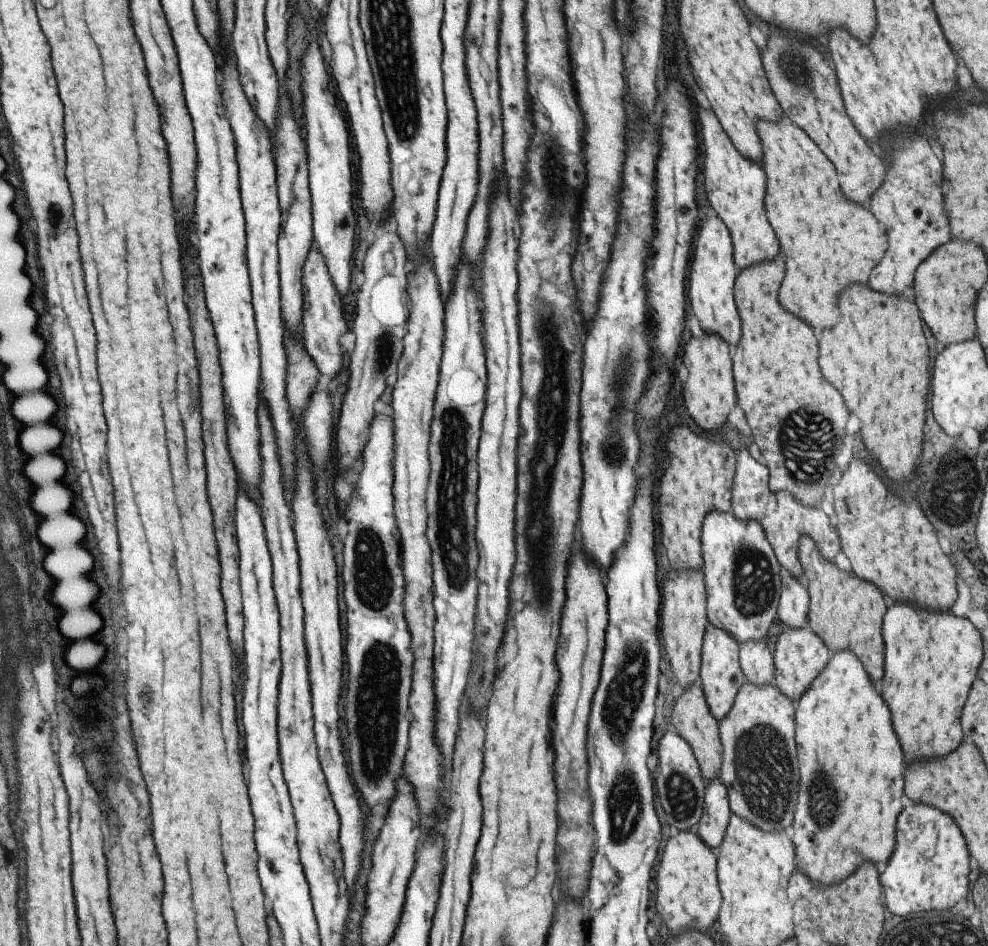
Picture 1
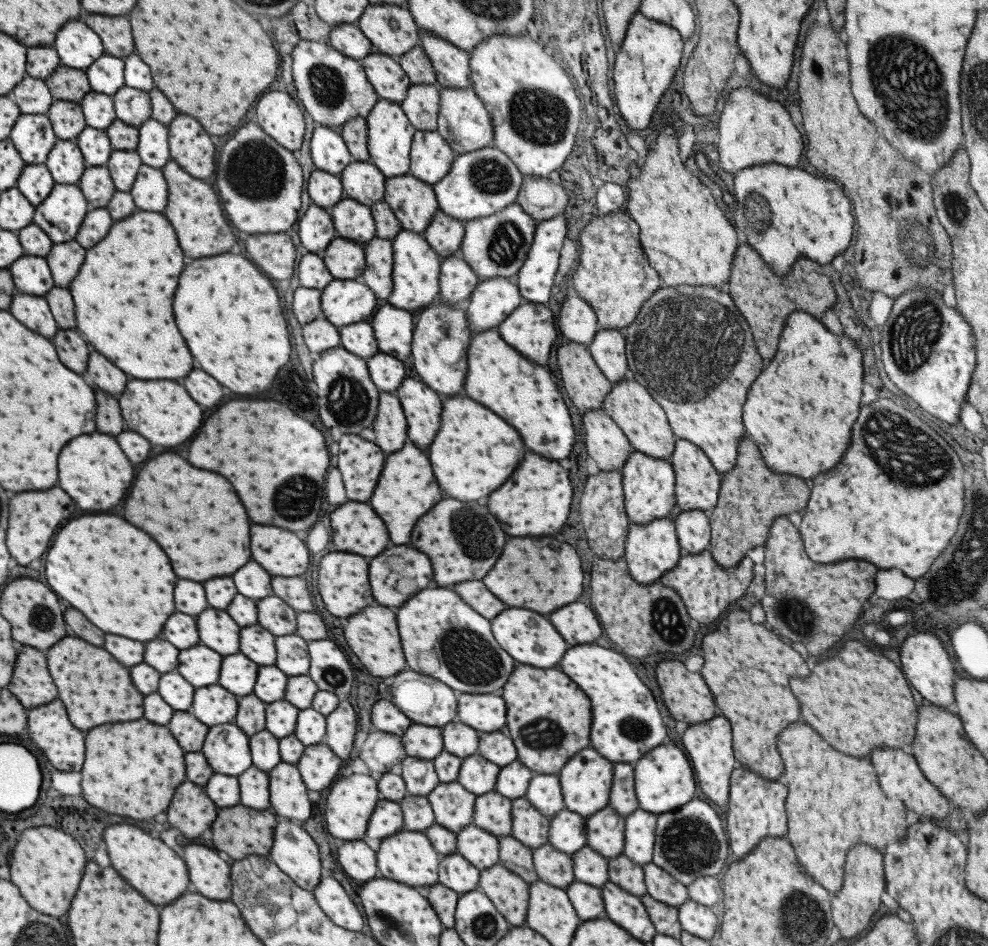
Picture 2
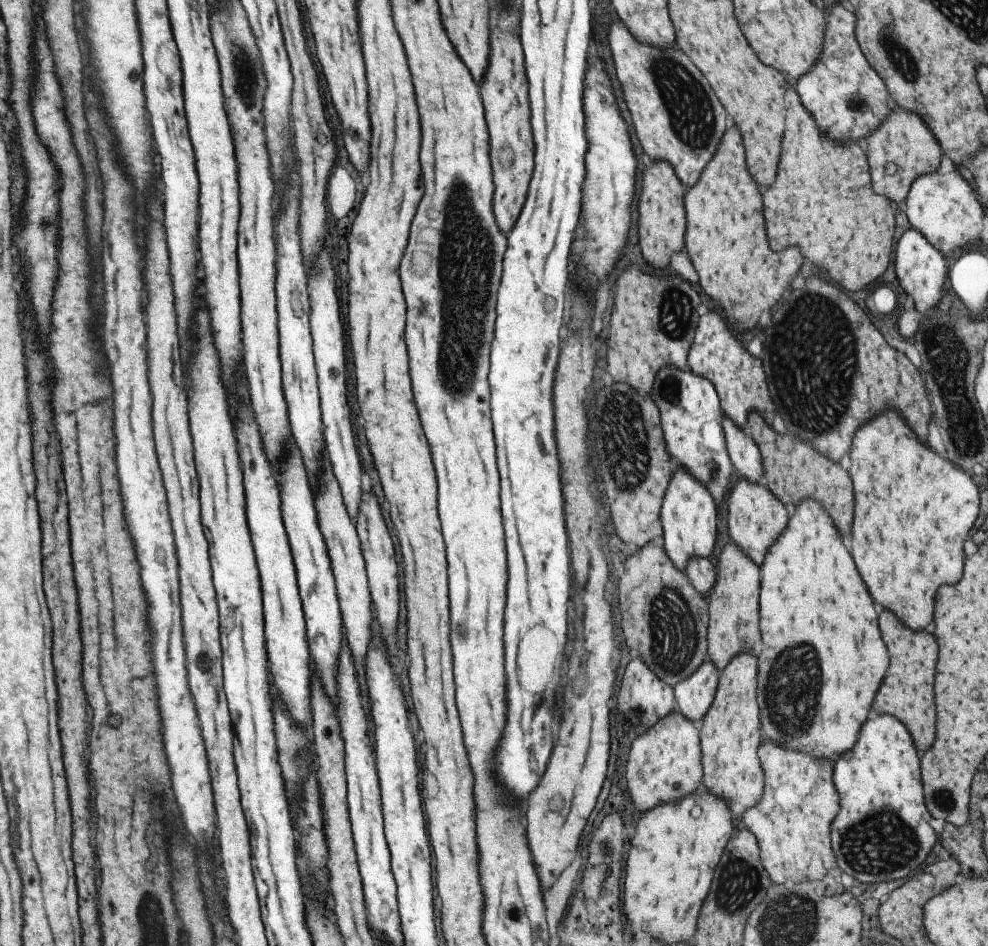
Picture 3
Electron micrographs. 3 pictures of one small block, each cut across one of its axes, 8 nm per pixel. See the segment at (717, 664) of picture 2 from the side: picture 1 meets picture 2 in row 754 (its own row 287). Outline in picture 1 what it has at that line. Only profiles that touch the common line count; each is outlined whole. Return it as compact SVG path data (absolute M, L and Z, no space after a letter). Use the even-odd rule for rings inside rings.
M783 258L773 262L751 265L739 271L736 276L732 297L737 312L741 316L741 342L733 354L733 380L735 380L736 404L743 411L750 438L759 448L763 464L768 470L768 489L772 493L785 491L793 494L798 503L806 507L818 508L823 494L841 476L843 466L837 466L841 452L843 426L847 420L847 410L841 402L837 390L823 380L817 368L817 342L809 326L787 314L777 302L777 288L783 280Z

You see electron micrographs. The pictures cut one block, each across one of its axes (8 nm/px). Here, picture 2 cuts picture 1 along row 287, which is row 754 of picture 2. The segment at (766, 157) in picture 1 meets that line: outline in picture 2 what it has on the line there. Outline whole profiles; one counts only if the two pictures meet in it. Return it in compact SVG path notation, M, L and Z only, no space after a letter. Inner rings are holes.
M793 722L785 726L785 730L781 730L781 734L777 736L777 750L783 758L783 778L787 786L787 798L785 798L787 834L783 837L793 846L797 860L805 868L805 872L830 894L837 893L841 889L845 864L843 858L849 846L857 842L865 842L875 848L887 847L889 843L903 839L905 829L912 822L918 821L917 817L907 812L905 805L897 797L889 798L881 792L869 758L851 758L847 754L833 750L811 726L801 722Z

